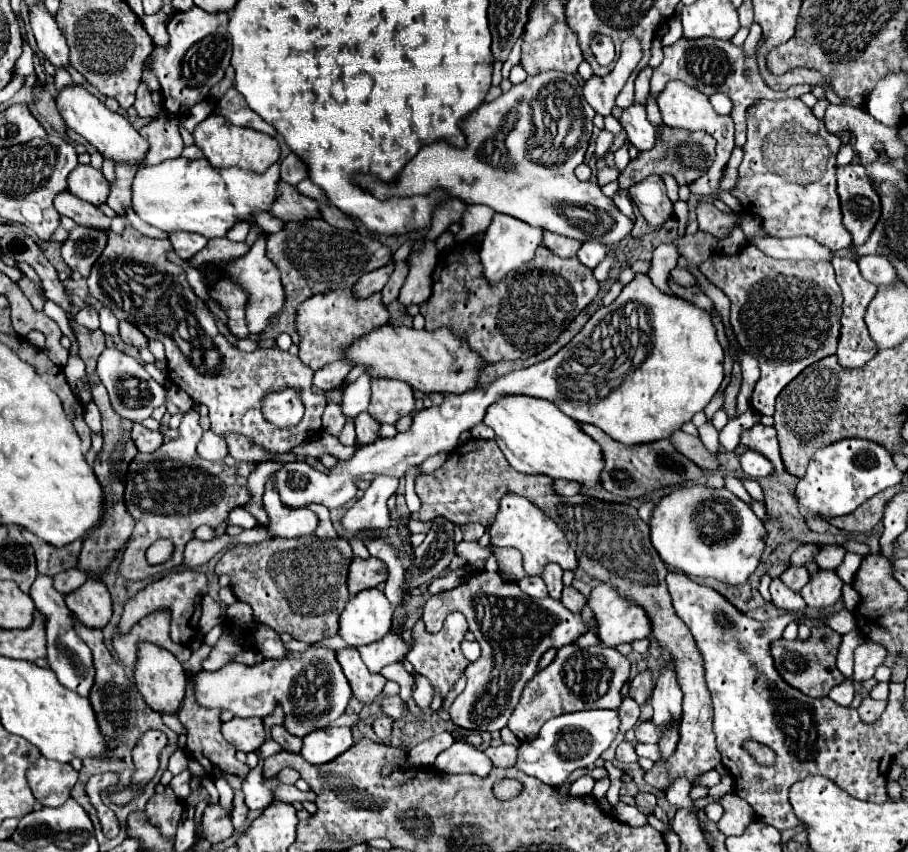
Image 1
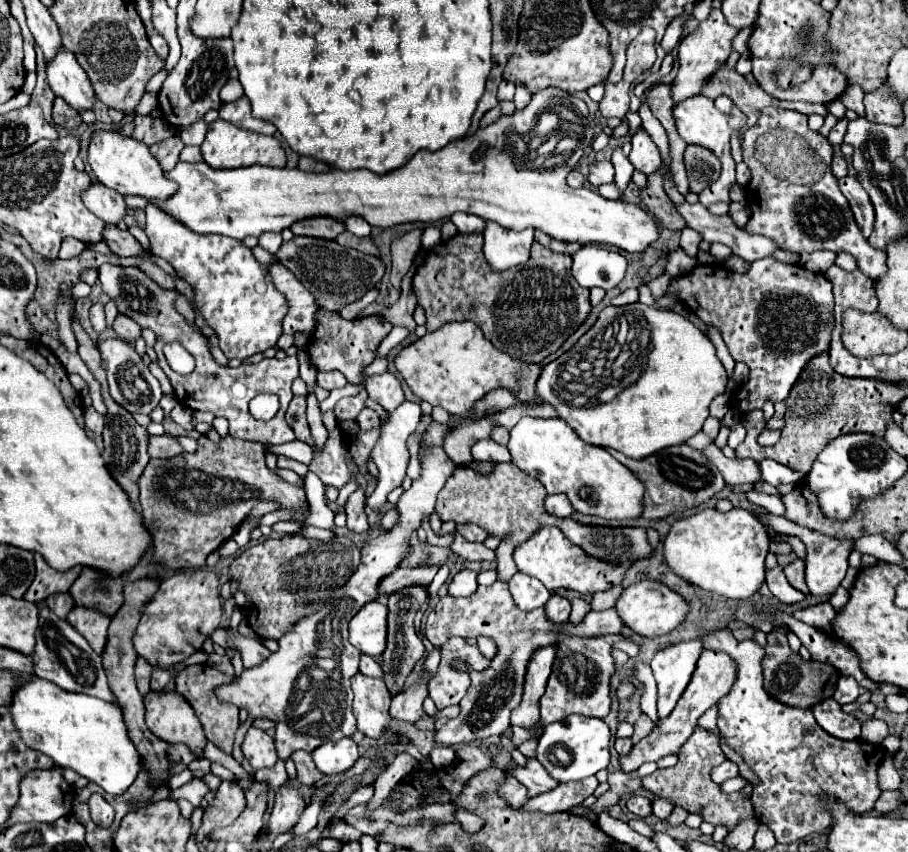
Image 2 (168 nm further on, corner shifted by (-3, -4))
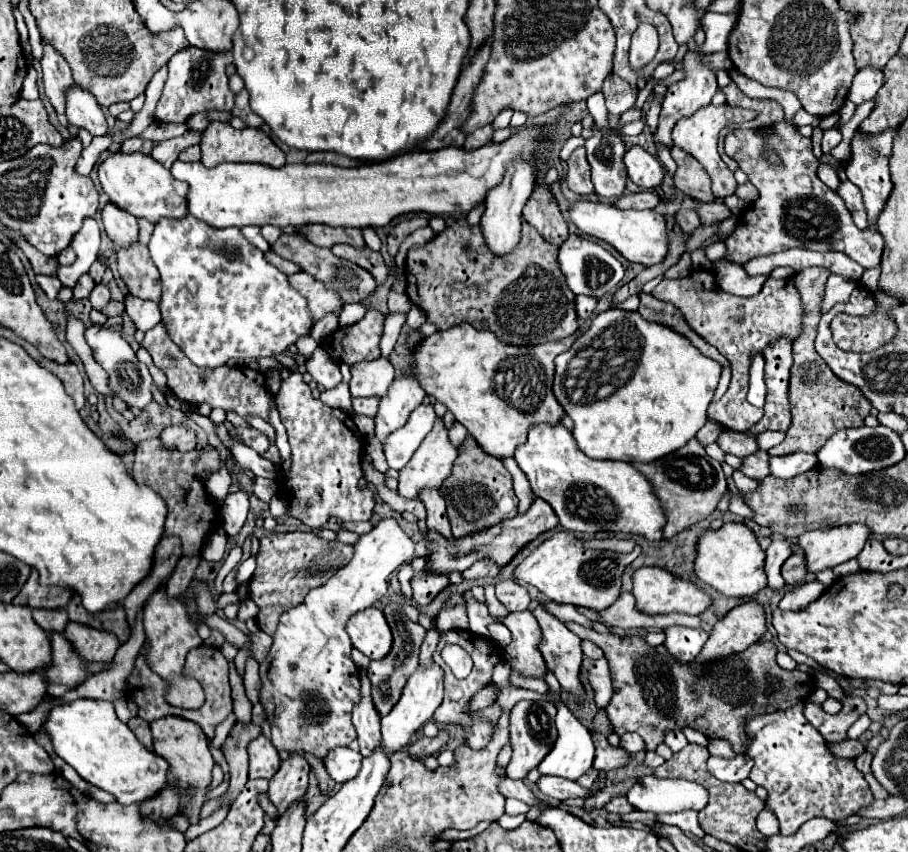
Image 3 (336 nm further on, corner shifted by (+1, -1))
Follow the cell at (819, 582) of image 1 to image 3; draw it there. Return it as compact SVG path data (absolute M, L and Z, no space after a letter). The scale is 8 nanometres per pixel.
M845 524L835 528L811 530L799 536L799 544L807 556L807 570L817 574L855 558L871 530L863 524Z

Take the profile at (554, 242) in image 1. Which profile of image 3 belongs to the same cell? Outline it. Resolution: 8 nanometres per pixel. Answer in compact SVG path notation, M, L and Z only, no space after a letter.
M539 186L523 208L523 218L537 228L537 232L555 246L561 246L567 240L567 222L561 214L559 204L555 202L549 186Z

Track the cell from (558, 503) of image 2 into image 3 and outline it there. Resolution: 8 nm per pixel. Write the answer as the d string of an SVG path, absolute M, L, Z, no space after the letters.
M535 498L525 514L515 514L513 518L507 518L487 530L479 530L475 534L457 538L455 542L449 542L441 534L435 534L435 530L421 532L423 538L427 540L427 554L425 554L427 570L431 570L435 574L451 574L451 572L463 574L467 568L473 566L473 562L479 562L479 560L491 560L499 568L505 568L517 556L517 552L521 548L525 548L529 542L533 542L539 534L553 530L557 524L559 524L559 520L557 520L555 512L551 510L551 506L545 500Z

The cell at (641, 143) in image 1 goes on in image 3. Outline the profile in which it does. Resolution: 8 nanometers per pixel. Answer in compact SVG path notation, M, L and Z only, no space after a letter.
M633 146L625 154L625 166L629 172L629 178L641 186L641 188L659 188L663 182L663 166L659 160L655 160L651 154L647 154L643 148Z

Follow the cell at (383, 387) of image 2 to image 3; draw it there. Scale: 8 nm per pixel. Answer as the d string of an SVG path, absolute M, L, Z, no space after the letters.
M387 358L371 362L357 362L351 366L351 394L353 396L383 396L393 382L395 370Z

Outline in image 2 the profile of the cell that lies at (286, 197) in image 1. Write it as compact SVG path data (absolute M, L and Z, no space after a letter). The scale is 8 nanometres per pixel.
M311 217L303 221L295 221L295 225L289 227L293 235L311 235L311 237L323 237L323 239L335 239L339 233L345 231L341 221L335 221L333 217Z

